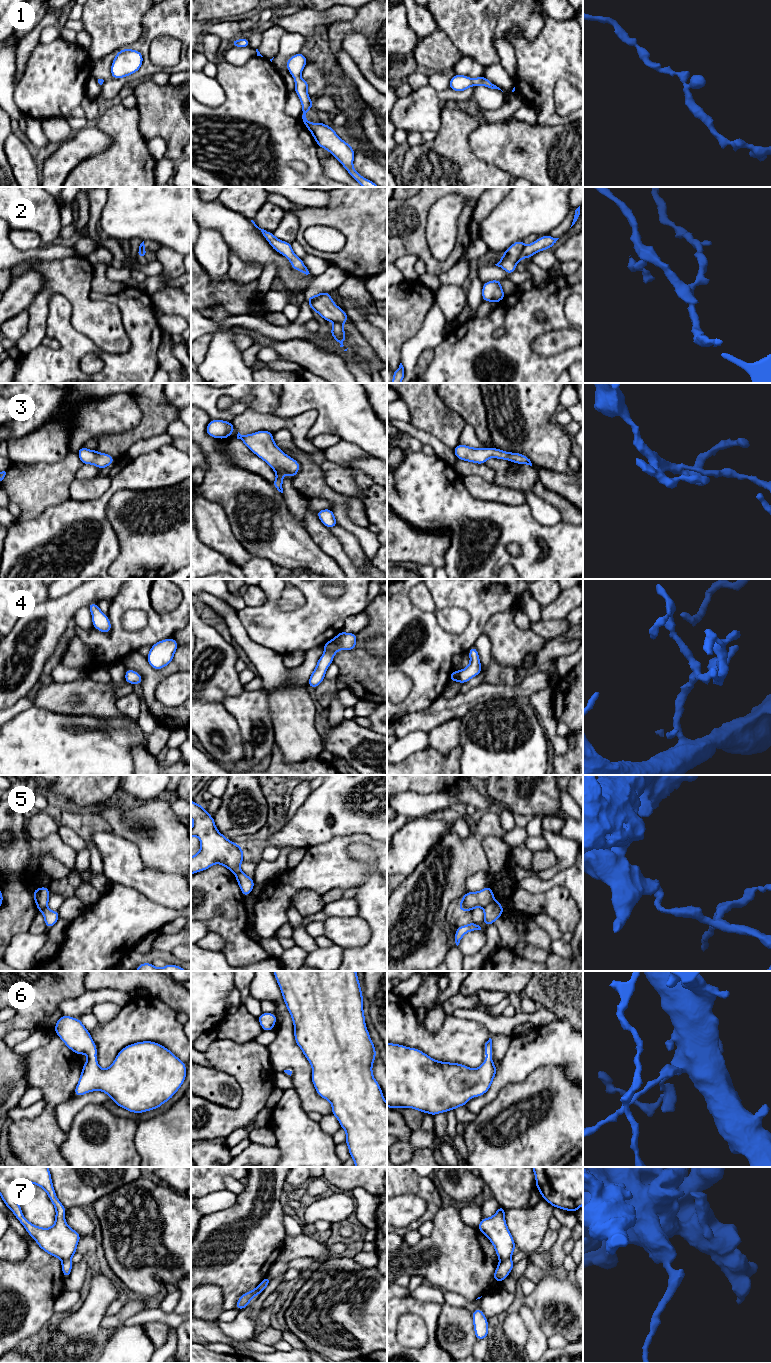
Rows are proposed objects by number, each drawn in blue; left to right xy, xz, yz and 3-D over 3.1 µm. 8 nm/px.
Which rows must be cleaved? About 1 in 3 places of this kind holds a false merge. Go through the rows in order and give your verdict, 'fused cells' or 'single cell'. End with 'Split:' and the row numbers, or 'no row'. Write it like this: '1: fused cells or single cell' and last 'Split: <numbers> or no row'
1: single cell
2: fused cells
3: single cell
4: single cell
5: fused cells
6: single cell
7: fused cells
Split: 2, 5, 7

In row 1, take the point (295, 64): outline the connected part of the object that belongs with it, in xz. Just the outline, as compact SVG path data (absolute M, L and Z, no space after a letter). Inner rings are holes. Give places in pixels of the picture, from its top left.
M300 52L291 56L286 62L287 70L294 77L294 90L302 104L301 121L313 135L318 147L322 147L329 151L343 165L355 181L360 183L363 187L379 187L374 182L361 176L354 169L353 160L355 152L351 144L343 141L332 127L322 122L311 123L306 119L306 112L313 108L313 101L307 93L307 87L310 82L300 78L307 61L307 58Z

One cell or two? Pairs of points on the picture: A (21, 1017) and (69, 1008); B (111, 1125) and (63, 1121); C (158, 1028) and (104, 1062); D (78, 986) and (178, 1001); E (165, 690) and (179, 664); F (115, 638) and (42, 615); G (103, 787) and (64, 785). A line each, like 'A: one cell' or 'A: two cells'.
A: two cells
B: two cells
C: one cell
D: two cells
E: two cells
F: two cells
G: one cell

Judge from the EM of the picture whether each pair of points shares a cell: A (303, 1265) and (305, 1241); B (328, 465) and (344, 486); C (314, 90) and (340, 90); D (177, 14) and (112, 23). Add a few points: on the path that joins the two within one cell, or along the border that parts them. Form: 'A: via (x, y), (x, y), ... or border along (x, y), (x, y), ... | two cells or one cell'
A: border along (315, 1257), (294, 1258), (287, 1267) | two cells
B: via (333, 470), (342, 481) | one cell
C: border along (336, 79), (334, 84), (326, 87), (326, 92) | two cells
D: border along (149, 10), (142, 19), (141, 34), (133, 41) | two cells

